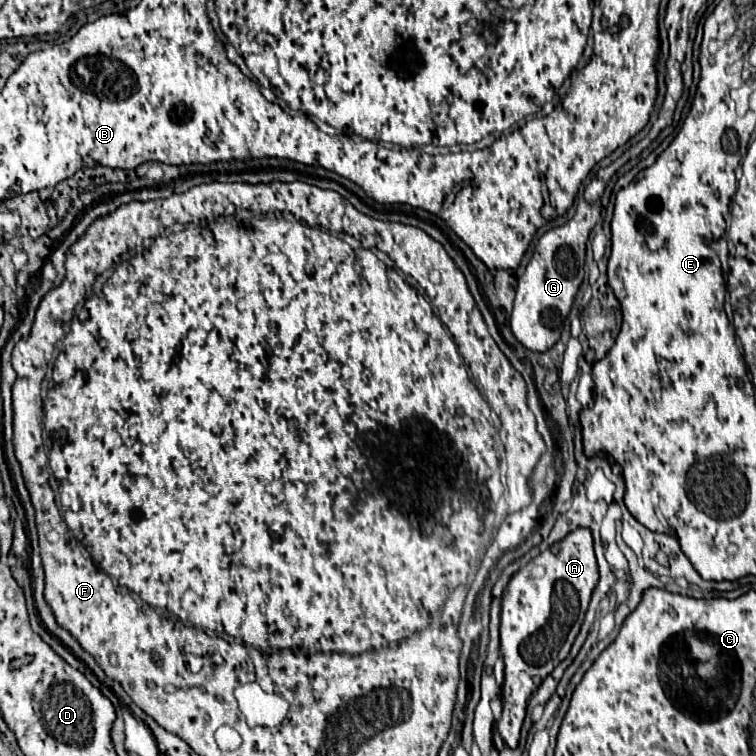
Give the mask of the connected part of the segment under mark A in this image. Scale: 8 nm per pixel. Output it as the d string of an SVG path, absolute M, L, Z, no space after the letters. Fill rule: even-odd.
M575 529L539 557L521 567L509 581L501 601L501 657L505 663L503 715L497 731L505 745L515 749L531 693L561 663L581 629L591 591L599 581L593 539L589 529ZM553 613L553 615L551 615Z

